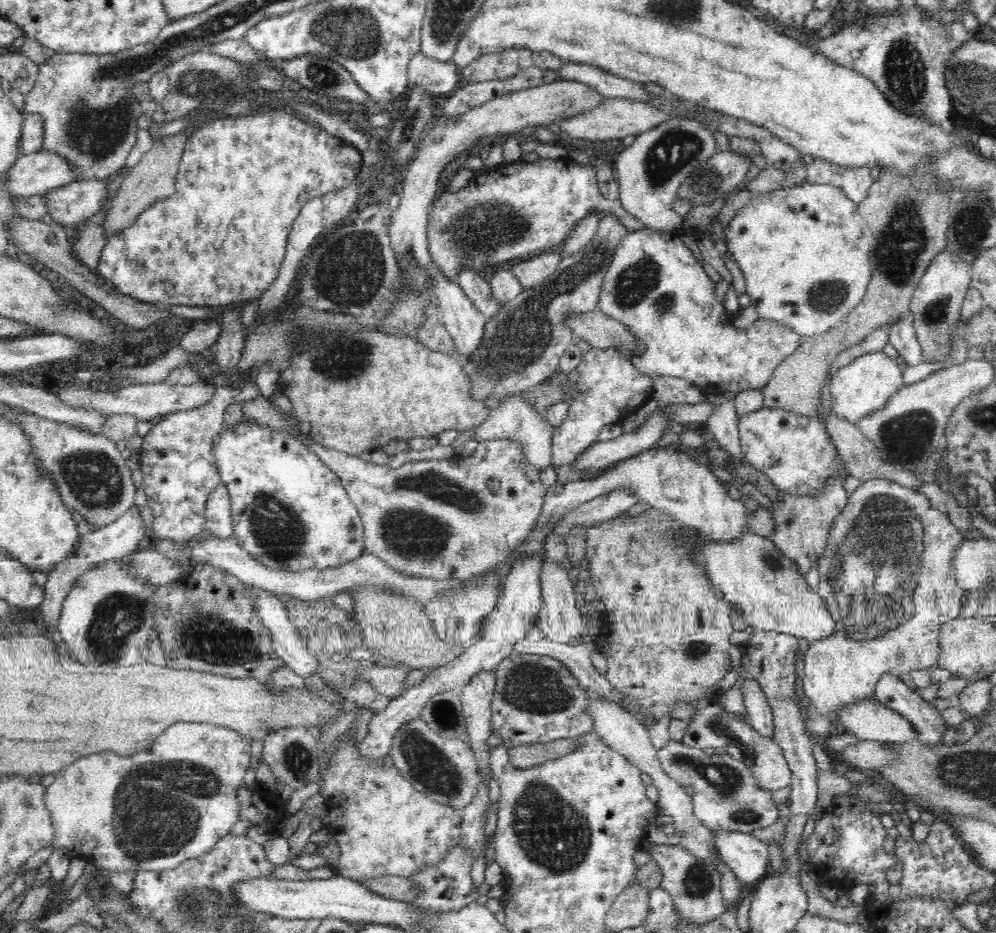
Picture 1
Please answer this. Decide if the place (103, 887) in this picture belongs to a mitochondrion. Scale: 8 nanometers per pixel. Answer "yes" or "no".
no

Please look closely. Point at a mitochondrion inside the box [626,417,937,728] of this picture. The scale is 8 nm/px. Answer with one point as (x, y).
(886, 541)

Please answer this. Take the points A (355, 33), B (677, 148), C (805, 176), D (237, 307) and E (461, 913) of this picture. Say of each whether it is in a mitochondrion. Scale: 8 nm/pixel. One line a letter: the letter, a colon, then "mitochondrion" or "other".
A: mitochondrion
B: mitochondrion
C: other
D: other
E: other

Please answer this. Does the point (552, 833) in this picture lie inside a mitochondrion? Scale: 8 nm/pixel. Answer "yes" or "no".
yes

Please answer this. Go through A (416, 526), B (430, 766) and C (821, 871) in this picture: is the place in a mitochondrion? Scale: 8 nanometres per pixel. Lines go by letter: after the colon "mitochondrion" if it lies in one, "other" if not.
A: mitochondrion
B: mitochondrion
C: other

